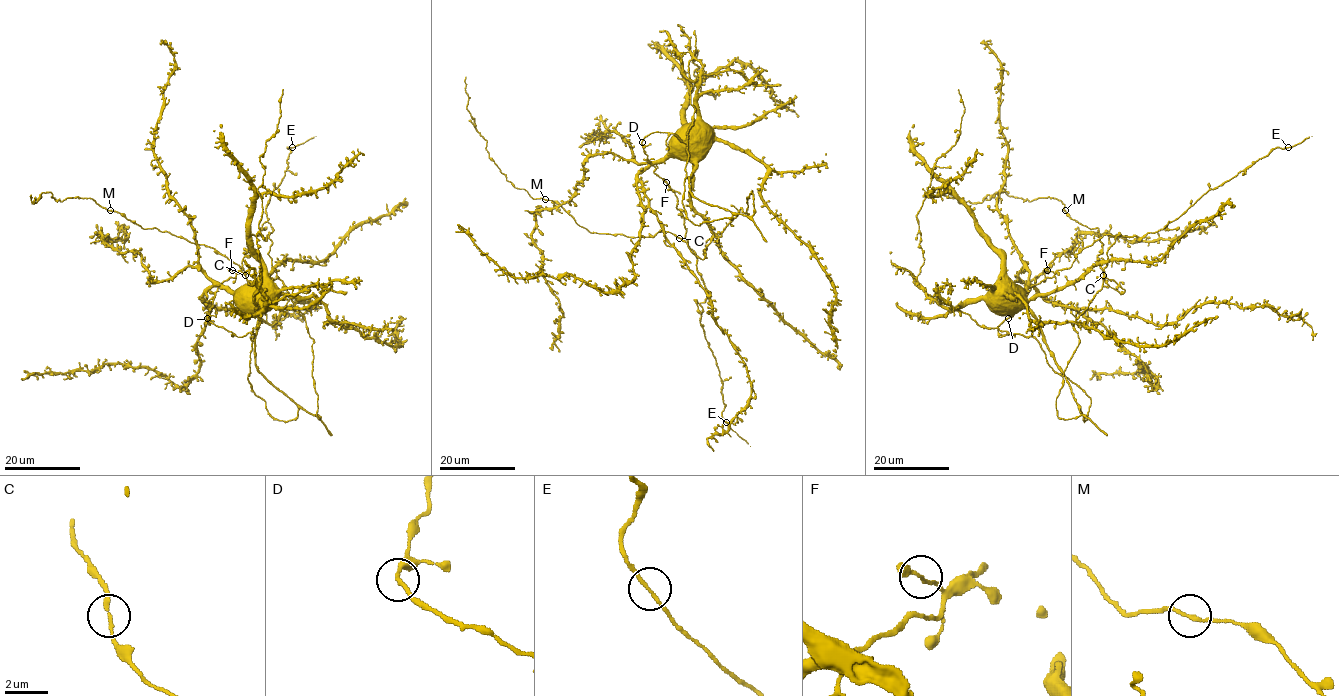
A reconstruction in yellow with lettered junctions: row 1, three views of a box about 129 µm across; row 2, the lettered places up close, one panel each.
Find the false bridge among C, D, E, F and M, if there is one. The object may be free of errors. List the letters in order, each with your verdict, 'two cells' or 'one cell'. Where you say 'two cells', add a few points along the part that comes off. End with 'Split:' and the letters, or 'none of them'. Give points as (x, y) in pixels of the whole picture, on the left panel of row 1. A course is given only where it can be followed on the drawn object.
C: one cell
D: one cell
E: one cell
F: one cell
M: one cell
Split: none of them

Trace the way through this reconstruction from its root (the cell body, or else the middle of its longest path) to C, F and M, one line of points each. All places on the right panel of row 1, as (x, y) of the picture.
C: (995, 290), (1038, 324), (1081, 413), (1070, 419), (1056, 397), (1074, 322), (1104, 278), (1125, 290), (1103, 275)
F: (995, 290), (999, 286), (1012, 286), (1025, 291), (1046, 278), (1051, 278), (1054, 274), (1047, 270)
M: (995, 290), (1035, 319), (1078, 417), (1056, 408), (1074, 322), (1104, 278), (1125, 290), (1098, 229), (1064, 211)

